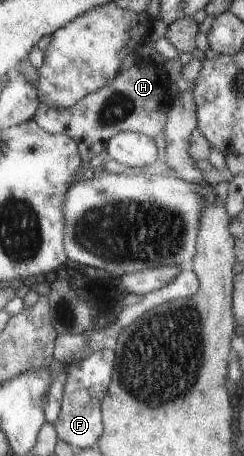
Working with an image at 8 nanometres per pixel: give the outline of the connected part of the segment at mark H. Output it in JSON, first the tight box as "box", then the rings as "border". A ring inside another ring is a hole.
{"box":[31,63,171,163],"border":[[[148,63],[146,67],[138,67],[133,64],[128,69],[119,70],[104,87],[88,93],[68,109],[39,103],[31,118],[42,131],[60,134],[75,141],[79,158],[86,163],[104,151],[106,141],[120,131],[134,131],[153,139],[163,131],[166,109],[171,99],[167,83],[169,81],[162,66]]]}

